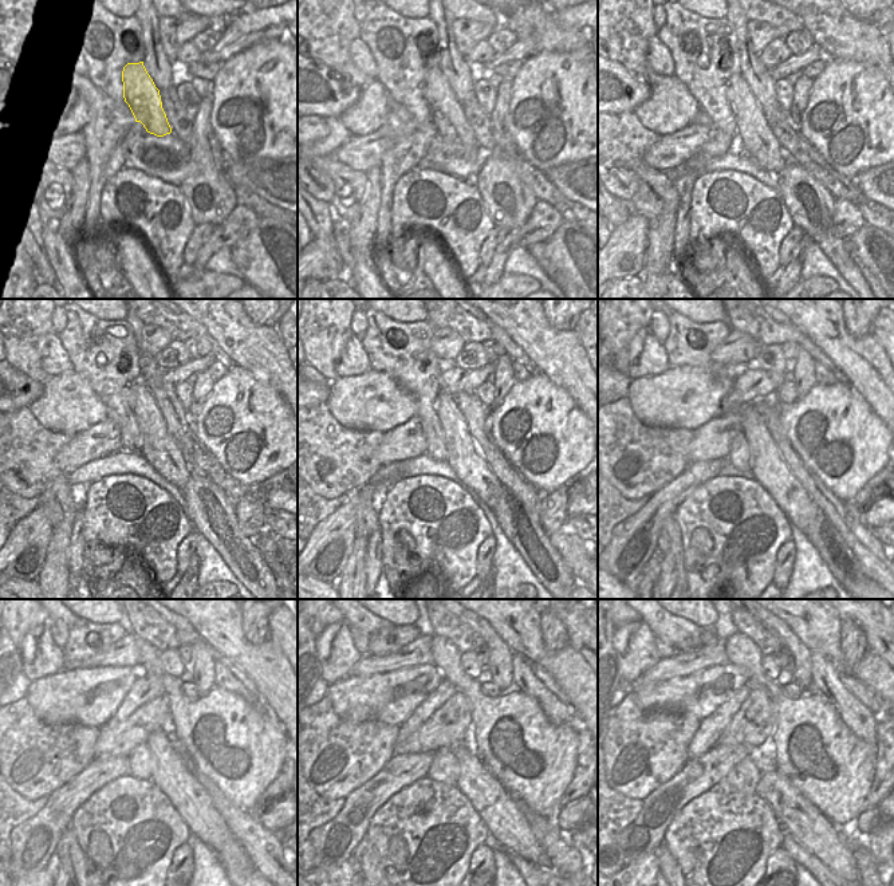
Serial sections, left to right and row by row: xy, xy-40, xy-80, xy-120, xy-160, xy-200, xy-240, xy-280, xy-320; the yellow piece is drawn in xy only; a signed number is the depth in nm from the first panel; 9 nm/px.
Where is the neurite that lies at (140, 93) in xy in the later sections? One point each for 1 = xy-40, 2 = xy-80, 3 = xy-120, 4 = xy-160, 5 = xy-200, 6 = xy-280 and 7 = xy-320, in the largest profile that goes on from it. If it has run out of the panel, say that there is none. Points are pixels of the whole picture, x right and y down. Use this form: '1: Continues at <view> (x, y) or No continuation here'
1: Continues at xy-40 (446, 113)
2: Continues at xy-80 (756, 136)
3: Continues at xy-120 (160, 449)
4: Continues at xy-160 (465, 457)
5: Continues at xy-200 (767, 465)
6: Continues at xy-280 (508, 830)
7: Continues at xy-320 (812, 838)

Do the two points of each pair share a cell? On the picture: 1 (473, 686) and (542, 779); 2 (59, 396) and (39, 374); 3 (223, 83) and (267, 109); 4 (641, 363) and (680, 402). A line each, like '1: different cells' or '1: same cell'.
1: same cell
2: different cells
3: same cell
4: different cells

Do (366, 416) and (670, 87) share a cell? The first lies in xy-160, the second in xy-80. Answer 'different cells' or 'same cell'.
same cell

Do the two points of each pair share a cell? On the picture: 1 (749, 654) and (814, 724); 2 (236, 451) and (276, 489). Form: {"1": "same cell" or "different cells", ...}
{"1": "same cell", "2": "different cells"}

